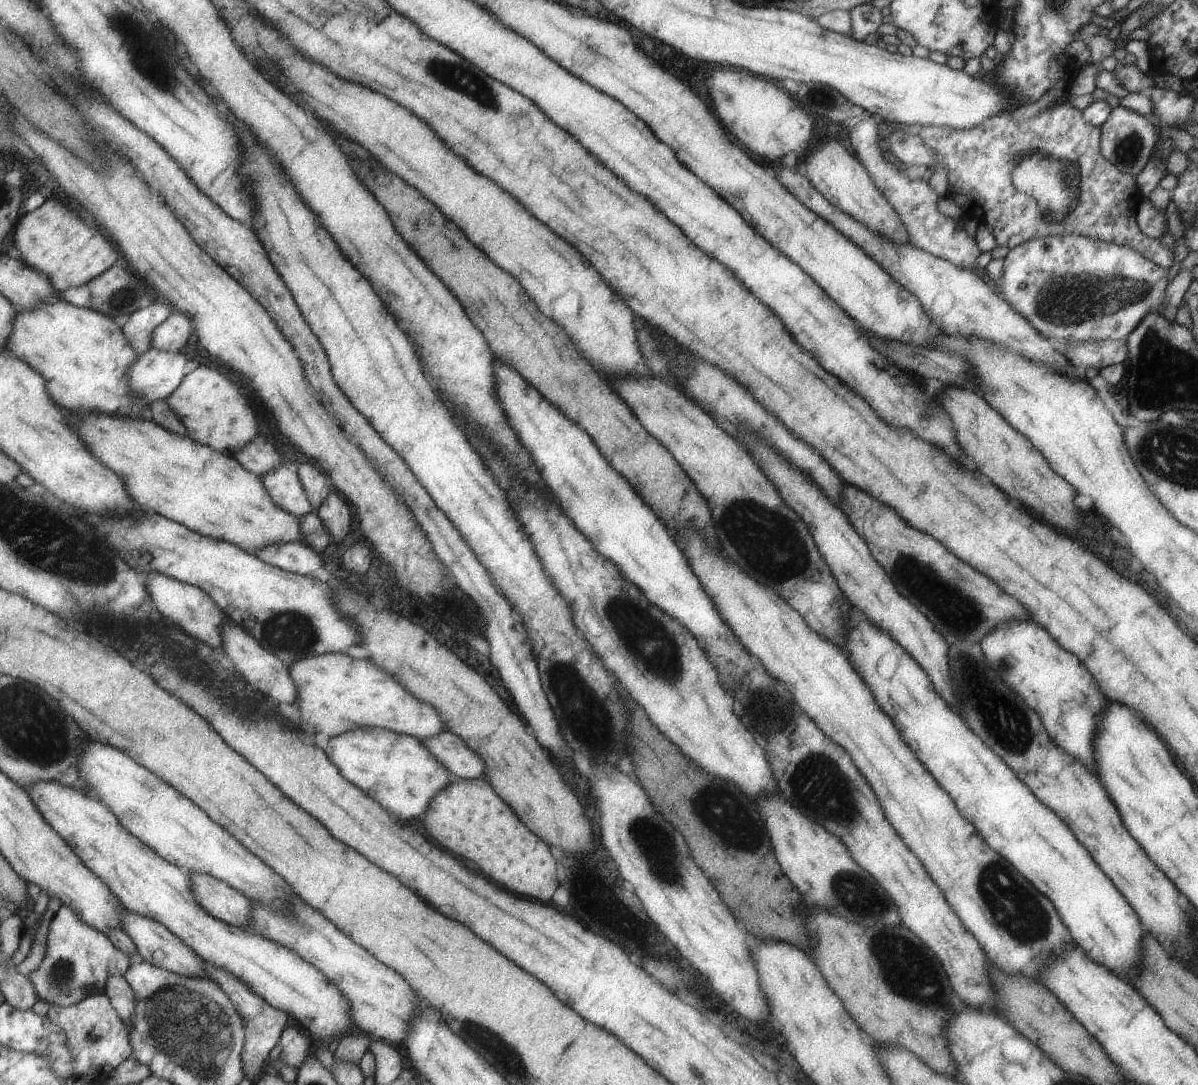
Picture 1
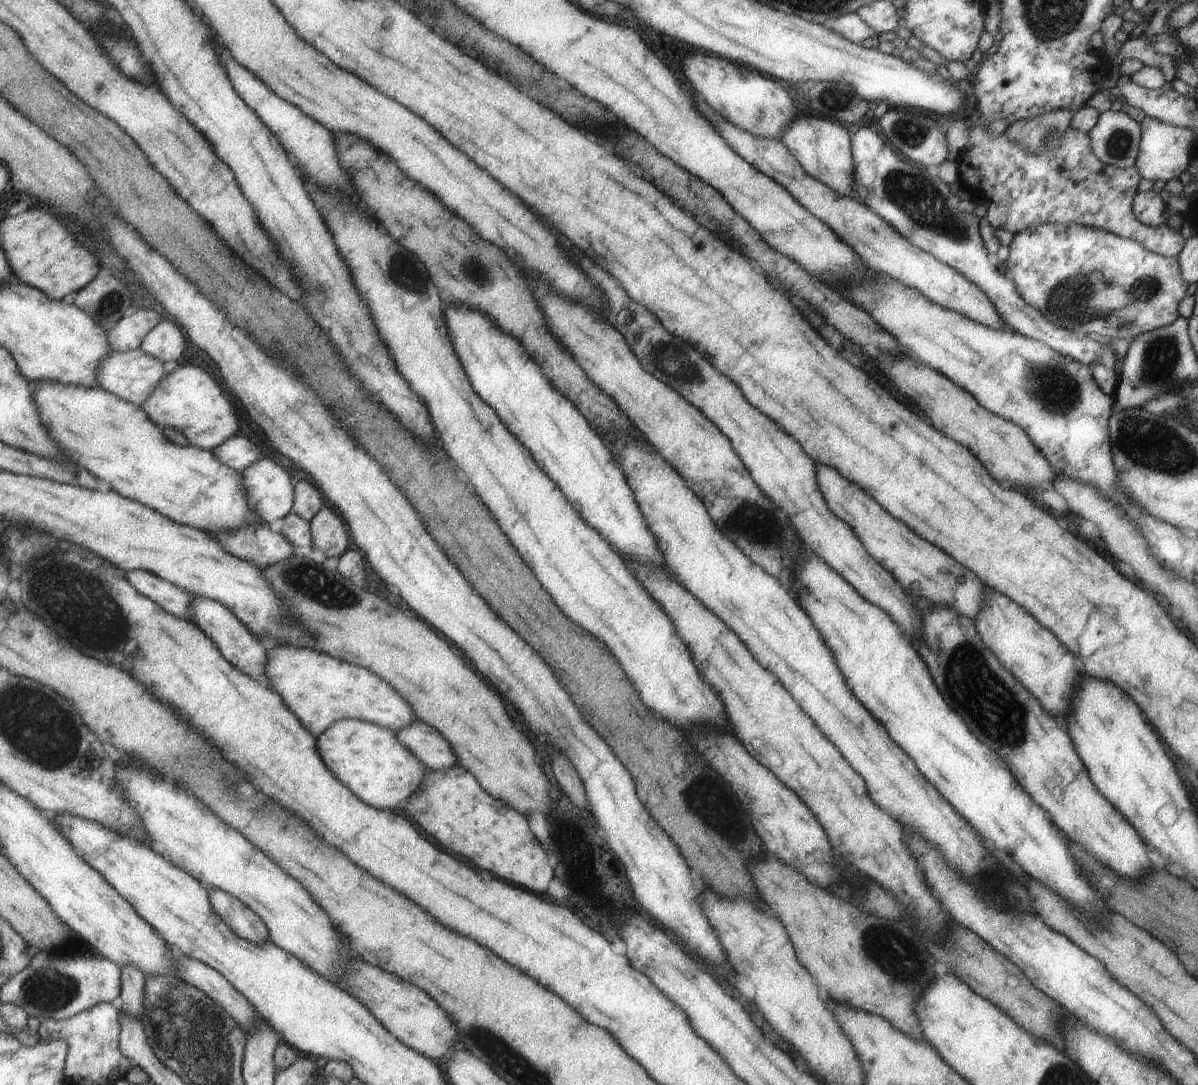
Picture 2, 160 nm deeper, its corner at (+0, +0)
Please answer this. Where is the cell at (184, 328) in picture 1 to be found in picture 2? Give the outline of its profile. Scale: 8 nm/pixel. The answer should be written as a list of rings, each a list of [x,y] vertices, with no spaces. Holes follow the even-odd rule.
[[[162,320],[147,334],[141,348],[145,352],[149,352],[149,356],[155,356],[167,364],[177,366],[181,363],[179,358],[183,356],[183,352],[187,348],[187,340],[177,324]]]

